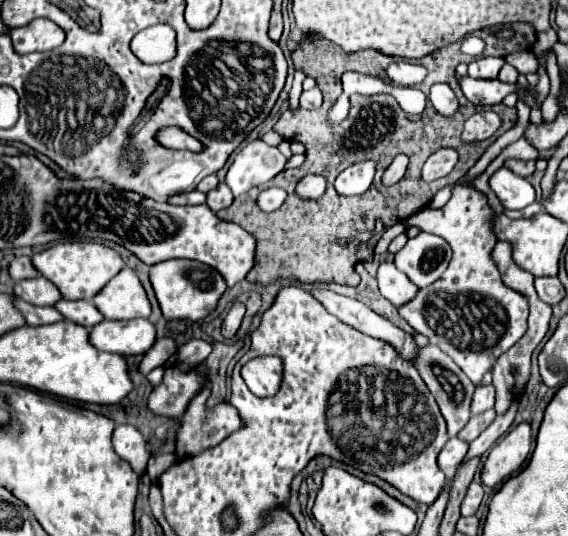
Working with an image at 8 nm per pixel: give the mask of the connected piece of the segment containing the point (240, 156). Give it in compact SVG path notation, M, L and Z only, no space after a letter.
M255 139L255 143L247 143L245 149L235 155L225 175L225 183L233 195L239 197L241 193L247 193L249 189L273 179L279 171L283 171L285 161L287 159L277 147L269 147L263 141Z

